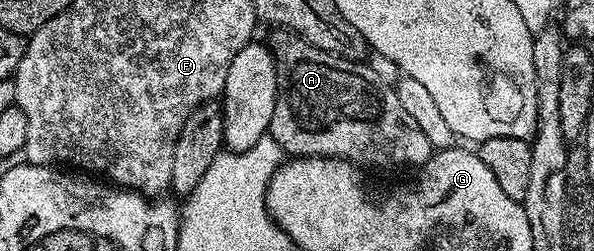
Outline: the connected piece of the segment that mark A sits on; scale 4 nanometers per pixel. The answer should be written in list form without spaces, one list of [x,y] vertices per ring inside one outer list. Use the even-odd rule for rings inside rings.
[[[277,29],[272,32],[273,43],[271,42],[271,50],[273,60],[277,66],[277,100],[275,101],[275,113],[271,117],[271,125],[269,126],[268,135],[281,146],[282,152],[289,157],[300,157],[303,155],[326,155],[332,159],[346,159],[348,163],[356,163],[362,169],[370,169],[369,167],[413,167],[420,168],[422,163],[429,160],[429,156],[433,154],[434,148],[431,141],[427,141],[423,129],[419,129],[419,125],[415,125],[415,121],[411,117],[411,113],[407,113],[407,109],[403,109],[403,104],[399,101],[396,90],[391,89],[385,83],[381,83],[381,75],[373,67],[368,67],[368,62],[354,61],[344,59],[338,55],[327,53],[318,47],[312,47],[305,39],[299,35],[293,34],[291,31]]]

